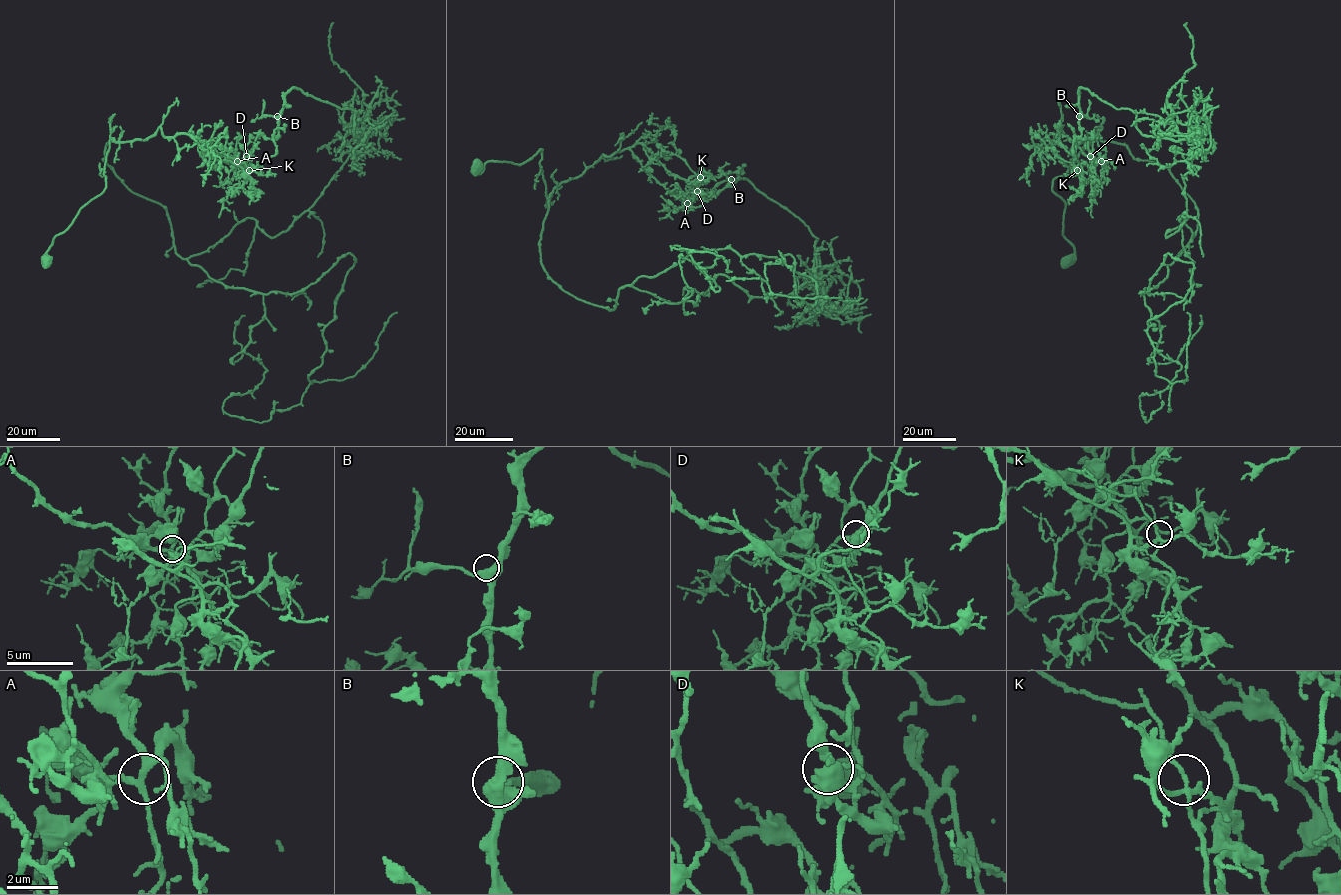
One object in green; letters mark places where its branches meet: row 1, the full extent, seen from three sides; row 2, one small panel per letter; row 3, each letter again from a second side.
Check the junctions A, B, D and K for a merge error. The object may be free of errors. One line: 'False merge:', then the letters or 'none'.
False merge: D

